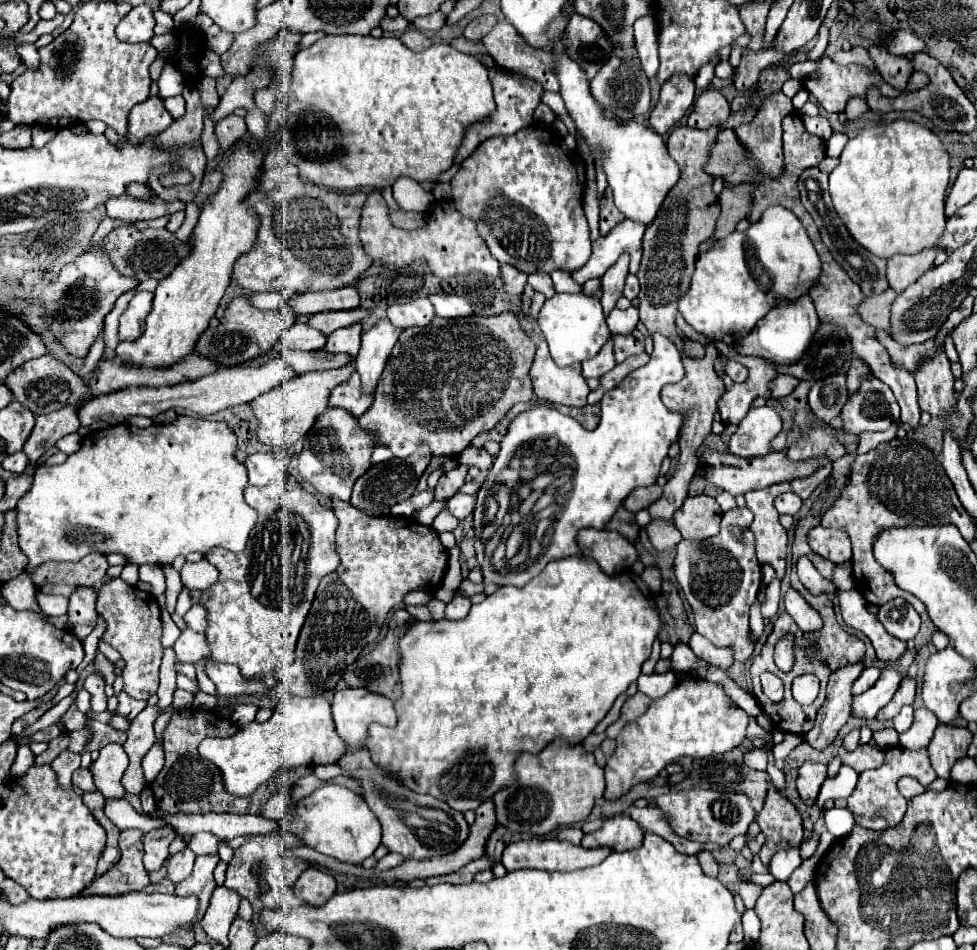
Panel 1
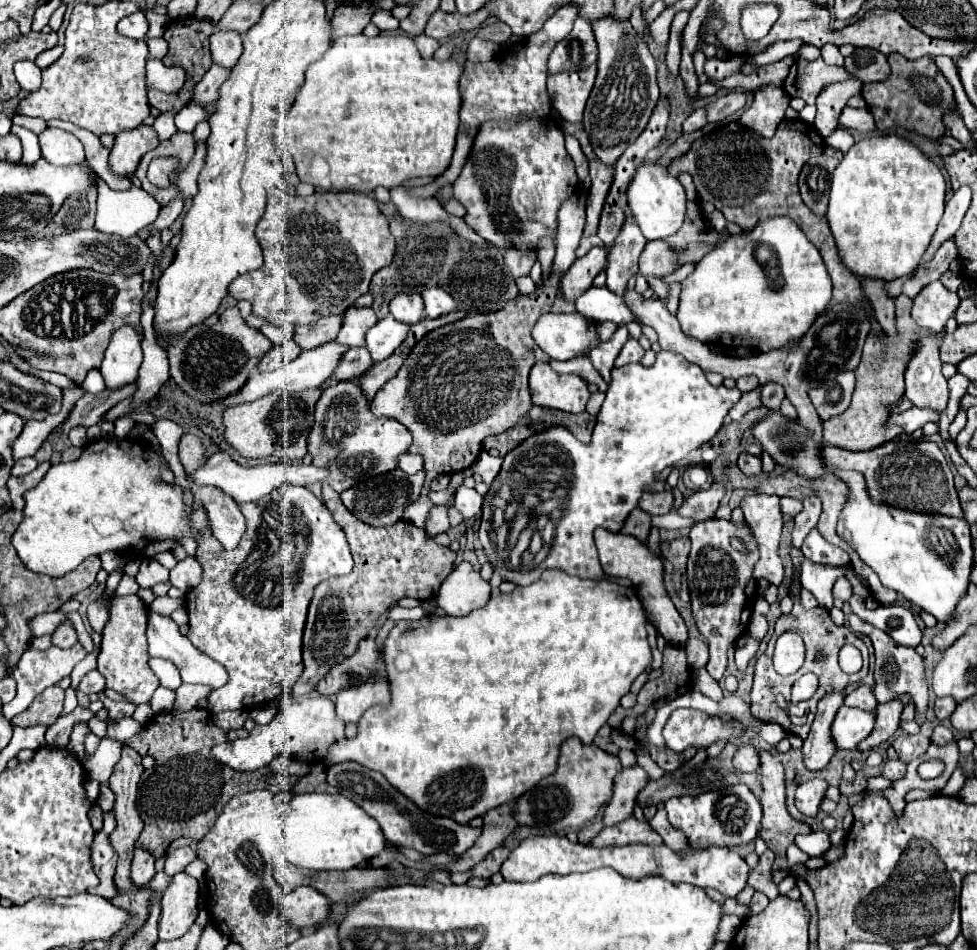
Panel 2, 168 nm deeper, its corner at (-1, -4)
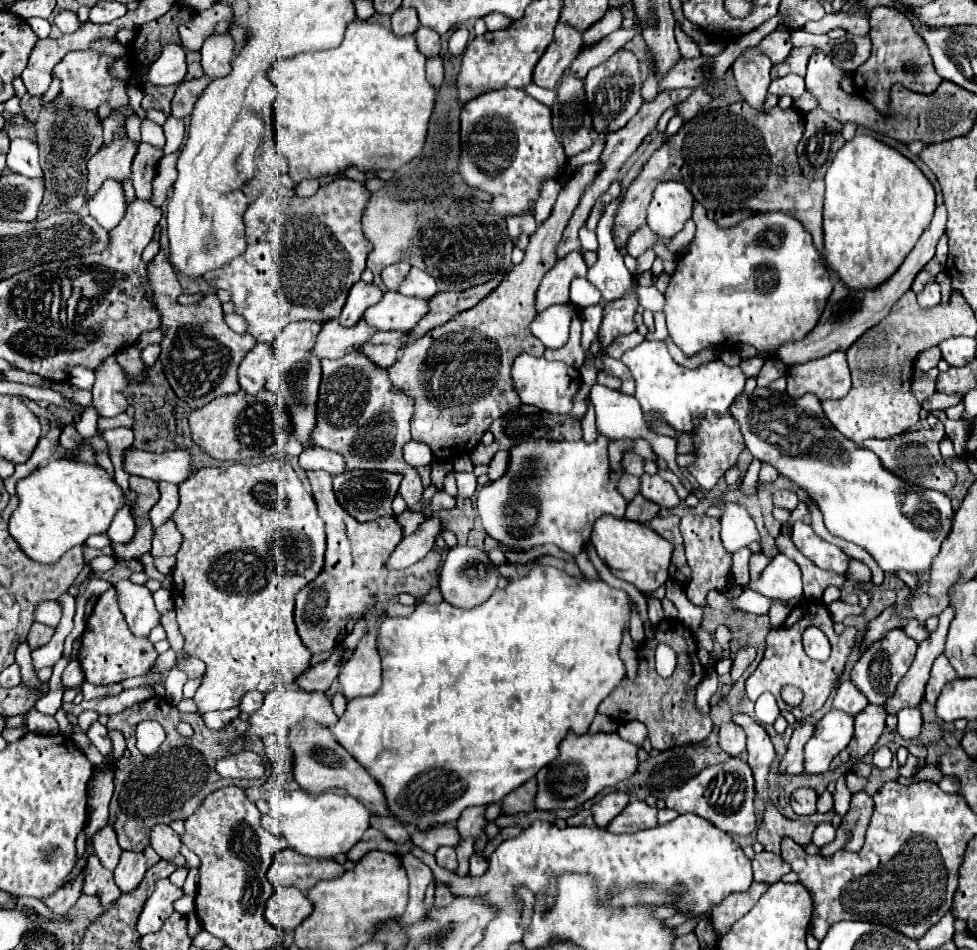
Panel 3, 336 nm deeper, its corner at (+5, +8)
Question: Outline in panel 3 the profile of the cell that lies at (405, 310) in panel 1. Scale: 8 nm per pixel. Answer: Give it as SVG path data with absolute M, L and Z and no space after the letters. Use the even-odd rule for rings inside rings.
M400 261L400 263L394 263L394 265L384 267L384 271L382 271L382 281L384 281L384 285L386 285L390 291L396 291L396 285L400 285L400 281L402 281L404 275L408 273L408 269L410 269L408 261Z

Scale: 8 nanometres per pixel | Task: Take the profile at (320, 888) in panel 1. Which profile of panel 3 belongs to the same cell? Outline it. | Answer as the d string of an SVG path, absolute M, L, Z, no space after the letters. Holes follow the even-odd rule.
M282 889L270 897L264 915L278 931L294 931L312 909L306 893L300 893L300 889Z

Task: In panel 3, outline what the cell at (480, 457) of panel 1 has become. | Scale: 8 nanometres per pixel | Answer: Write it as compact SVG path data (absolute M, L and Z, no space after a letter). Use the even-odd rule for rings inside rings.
M498 451L498 453L494 455L490 467L488 467L488 477L490 477L490 481L496 481L496 479L504 477L506 471L508 471L508 463L510 463L508 451Z

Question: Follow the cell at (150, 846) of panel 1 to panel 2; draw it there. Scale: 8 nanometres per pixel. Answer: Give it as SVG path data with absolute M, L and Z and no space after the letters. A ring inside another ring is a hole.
M138 847L136 853L134 853L134 861L132 861L132 881L136 881L136 885L148 885L150 879L154 877L156 869L154 869L154 861L156 857L144 849L144 847Z

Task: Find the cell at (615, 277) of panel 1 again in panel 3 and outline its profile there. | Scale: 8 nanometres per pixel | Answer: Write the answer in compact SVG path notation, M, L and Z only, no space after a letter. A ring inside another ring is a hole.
M734 103L720 109L710 109L684 123L682 129L670 137L644 165L640 175L626 191L624 205L620 205L614 221L614 233L620 243L646 223L646 209L652 193L662 181L680 181L688 187L698 203L706 209L732 213L736 209L754 211L782 211L798 217L812 233L814 245L822 253L822 205L824 181L806 179L796 159L796 145L804 133L804 115L796 109L782 111L774 107L770 113L760 113L748 103ZM782 163L786 179L778 181L776 167Z

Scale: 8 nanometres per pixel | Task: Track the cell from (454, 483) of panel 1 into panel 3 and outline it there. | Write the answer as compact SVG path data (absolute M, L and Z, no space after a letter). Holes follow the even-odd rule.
M426 517L426 521L420 525L420 529L416 529L416 533L412 533L412 537L406 537L404 541L398 543L398 547L394 549L386 563L388 569L406 569L424 559L434 547L440 529L442 527L436 517Z

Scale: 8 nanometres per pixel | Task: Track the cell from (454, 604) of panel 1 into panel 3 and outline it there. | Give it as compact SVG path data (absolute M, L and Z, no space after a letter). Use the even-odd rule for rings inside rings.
M454 547L448 551L446 561L442 565L442 573L440 573L440 589L442 589L442 597L444 601L452 603L454 607L460 609L472 609L480 603L484 603L498 587L498 571L492 565L492 561L488 559L486 551L476 549L476 547Z

